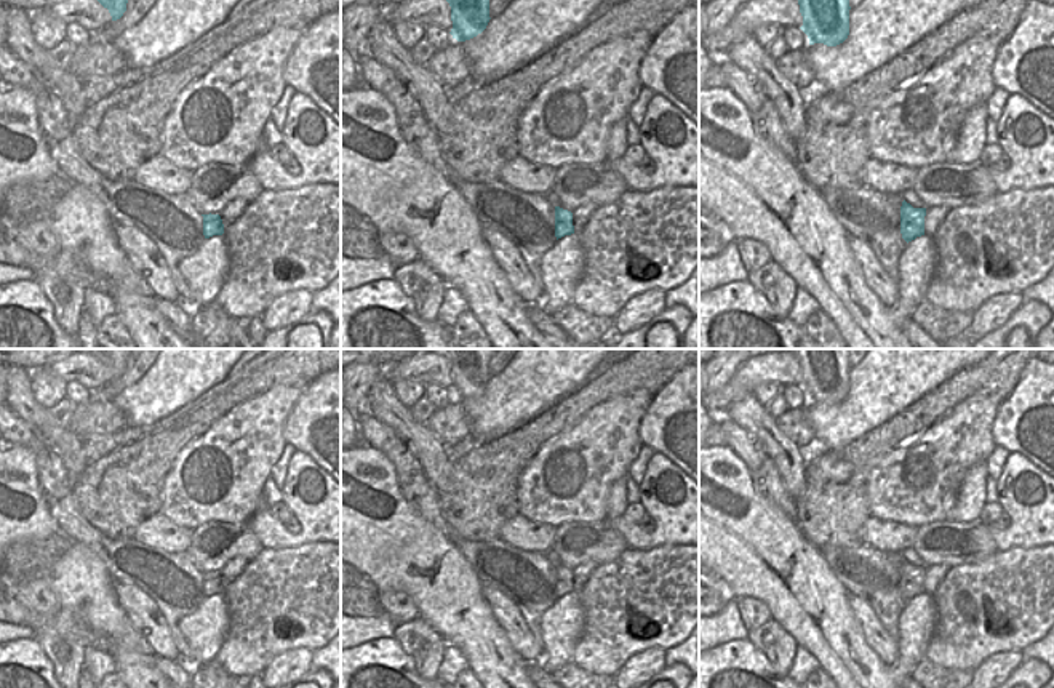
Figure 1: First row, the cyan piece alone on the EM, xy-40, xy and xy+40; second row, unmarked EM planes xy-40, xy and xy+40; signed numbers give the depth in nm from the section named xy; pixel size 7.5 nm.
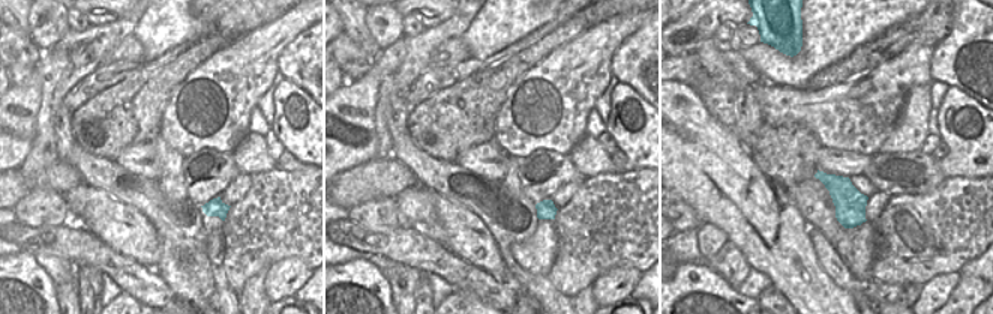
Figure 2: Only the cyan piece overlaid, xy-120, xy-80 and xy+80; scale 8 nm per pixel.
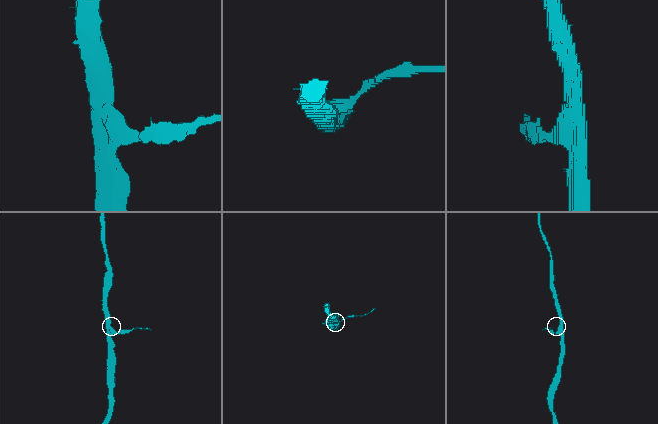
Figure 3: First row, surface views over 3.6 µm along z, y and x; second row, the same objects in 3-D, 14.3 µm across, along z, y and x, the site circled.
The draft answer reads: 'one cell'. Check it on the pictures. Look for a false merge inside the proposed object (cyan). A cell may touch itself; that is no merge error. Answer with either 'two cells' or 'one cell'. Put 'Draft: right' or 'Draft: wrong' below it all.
two cells
Draft: wrong

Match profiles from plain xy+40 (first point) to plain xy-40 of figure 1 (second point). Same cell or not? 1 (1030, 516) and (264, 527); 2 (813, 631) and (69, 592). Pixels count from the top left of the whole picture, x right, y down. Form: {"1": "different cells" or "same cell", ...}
{"1": "same cell", "2": "same cell"}

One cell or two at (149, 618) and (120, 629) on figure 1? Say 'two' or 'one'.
two

